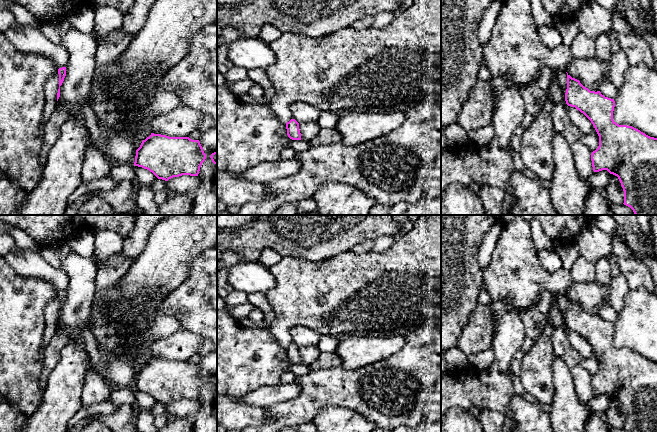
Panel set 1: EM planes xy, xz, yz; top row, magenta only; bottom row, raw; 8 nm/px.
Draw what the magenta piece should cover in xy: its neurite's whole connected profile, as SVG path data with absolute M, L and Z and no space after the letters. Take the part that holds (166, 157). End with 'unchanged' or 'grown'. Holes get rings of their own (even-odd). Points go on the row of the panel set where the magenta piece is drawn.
M151 133L136 150L134 165L168 181L182 175L198 176L205 159L199 140Z; unchanged

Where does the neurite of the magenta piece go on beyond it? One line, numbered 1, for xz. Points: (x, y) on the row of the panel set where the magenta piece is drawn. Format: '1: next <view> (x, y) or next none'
1: next none

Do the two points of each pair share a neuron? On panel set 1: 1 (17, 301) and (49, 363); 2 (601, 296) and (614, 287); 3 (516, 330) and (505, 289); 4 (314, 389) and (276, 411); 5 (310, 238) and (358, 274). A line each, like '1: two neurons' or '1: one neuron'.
1: two neurons
2: two neurons
3: two neurons
4: one neuron
5: two neurons

